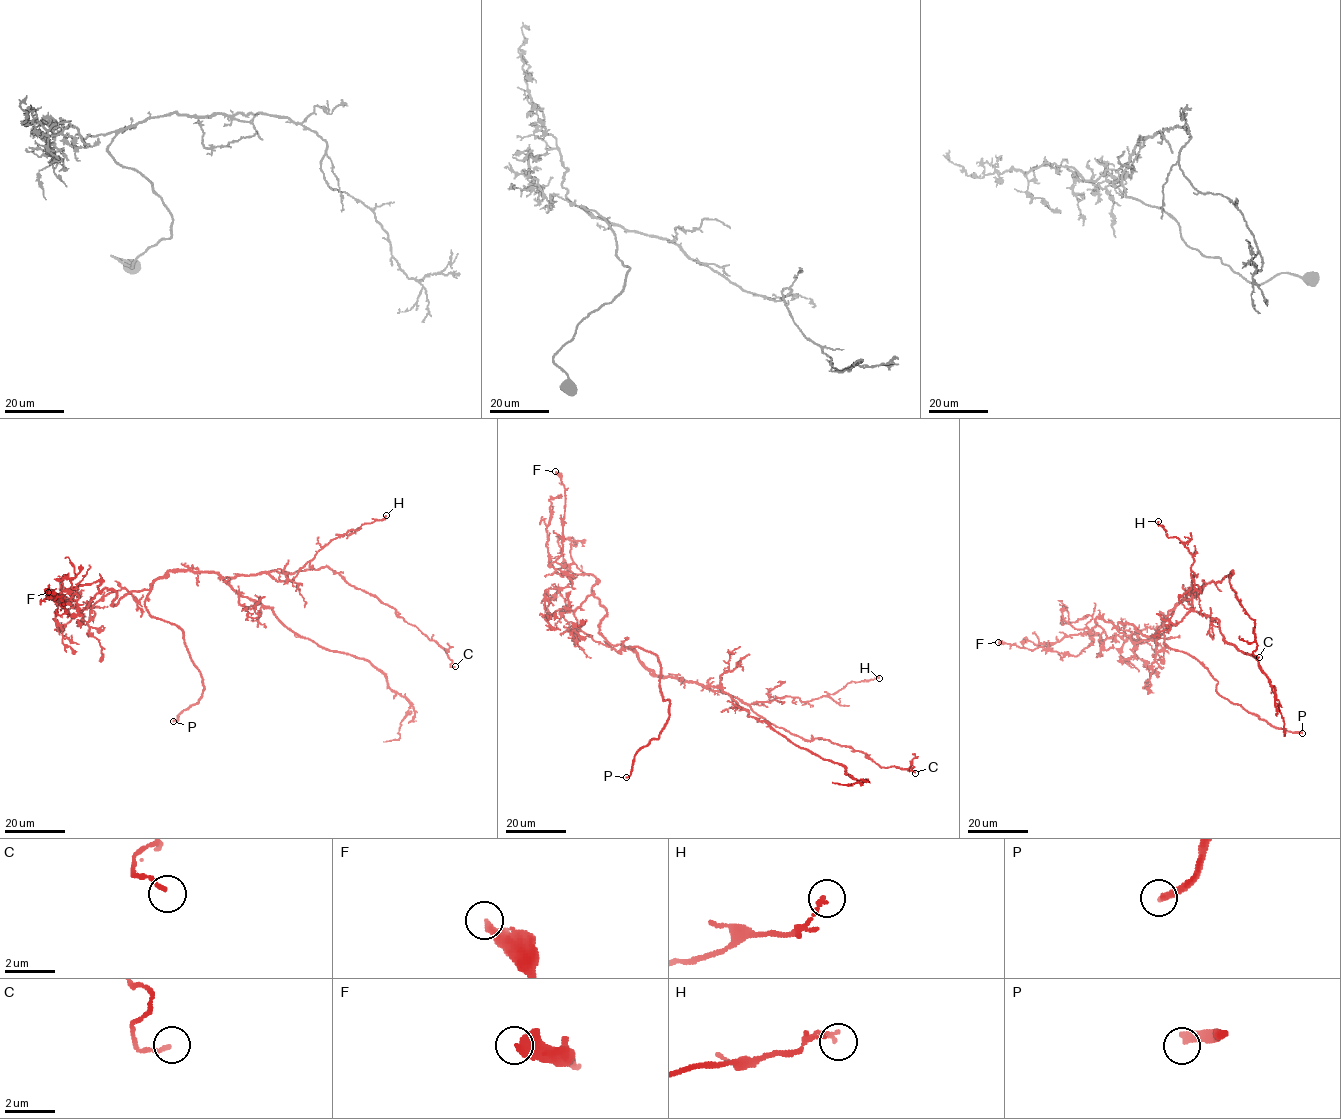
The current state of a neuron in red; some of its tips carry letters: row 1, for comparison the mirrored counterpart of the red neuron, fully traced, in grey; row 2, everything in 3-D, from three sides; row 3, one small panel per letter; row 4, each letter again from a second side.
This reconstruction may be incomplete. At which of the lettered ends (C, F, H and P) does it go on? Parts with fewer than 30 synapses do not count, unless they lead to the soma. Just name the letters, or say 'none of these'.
P

